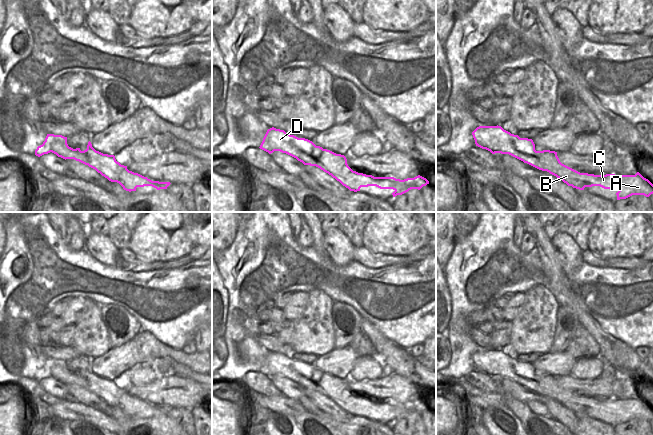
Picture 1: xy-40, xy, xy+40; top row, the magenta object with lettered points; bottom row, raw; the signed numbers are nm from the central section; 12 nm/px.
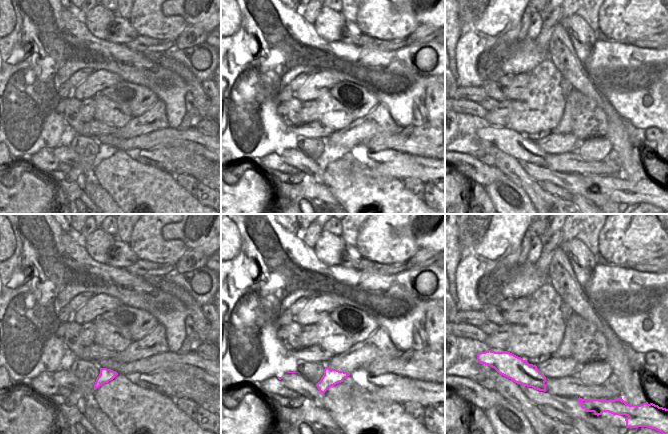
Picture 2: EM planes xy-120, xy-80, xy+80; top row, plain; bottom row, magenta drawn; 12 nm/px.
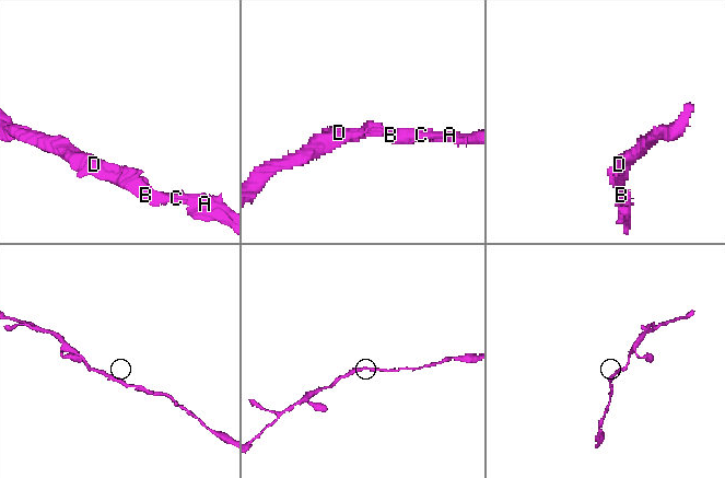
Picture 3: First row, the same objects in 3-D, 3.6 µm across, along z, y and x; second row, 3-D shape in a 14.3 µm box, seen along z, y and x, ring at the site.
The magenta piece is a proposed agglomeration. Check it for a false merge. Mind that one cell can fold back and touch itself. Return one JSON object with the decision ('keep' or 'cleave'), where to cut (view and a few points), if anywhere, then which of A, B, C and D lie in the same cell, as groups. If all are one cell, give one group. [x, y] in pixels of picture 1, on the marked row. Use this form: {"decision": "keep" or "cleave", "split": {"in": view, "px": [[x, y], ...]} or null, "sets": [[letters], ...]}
{"decision": "keep", "split": null, "sets": [["A", "B", "C", "D"]]}

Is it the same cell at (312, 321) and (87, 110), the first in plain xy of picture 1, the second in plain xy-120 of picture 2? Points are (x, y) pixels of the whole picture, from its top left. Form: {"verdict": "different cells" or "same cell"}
{"verdict": "different cells"}

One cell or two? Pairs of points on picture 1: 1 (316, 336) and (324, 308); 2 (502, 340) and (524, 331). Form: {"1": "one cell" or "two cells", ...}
{"1": "one cell", "2": "two cells"}

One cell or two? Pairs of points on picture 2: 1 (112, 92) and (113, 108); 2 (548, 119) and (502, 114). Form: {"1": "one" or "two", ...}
{"1": "two", "2": "two"}

